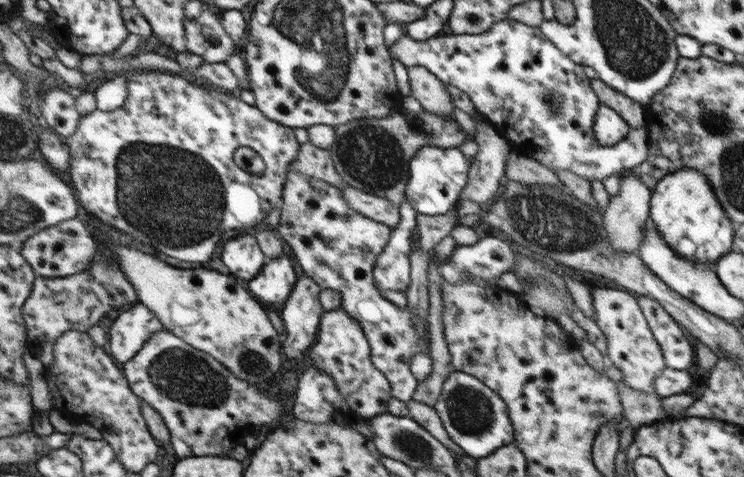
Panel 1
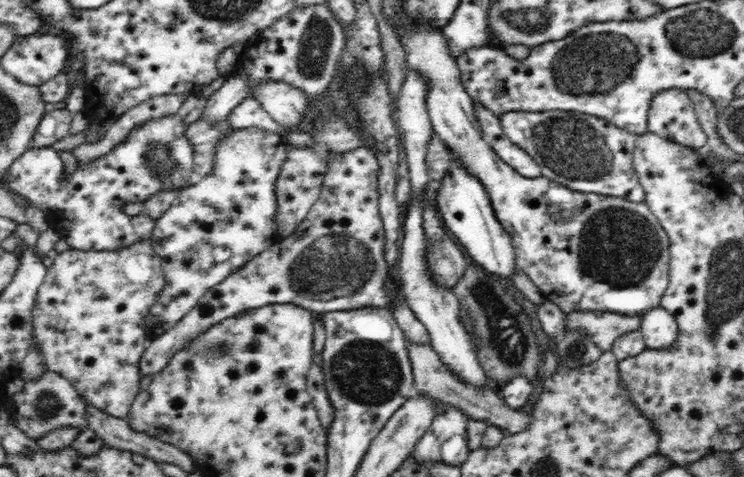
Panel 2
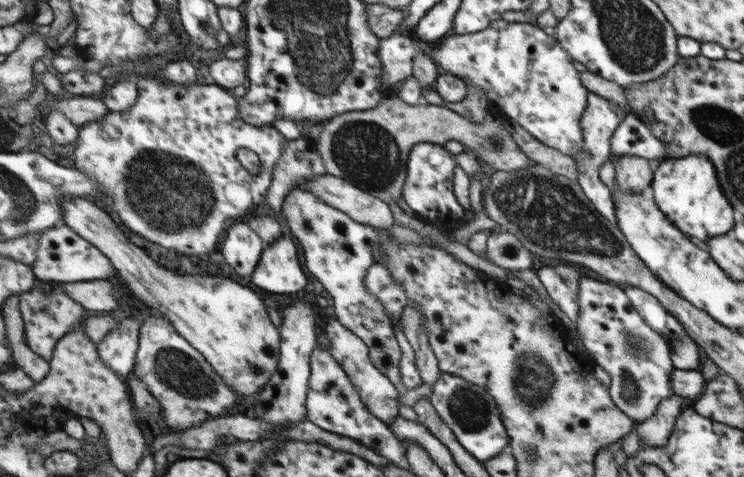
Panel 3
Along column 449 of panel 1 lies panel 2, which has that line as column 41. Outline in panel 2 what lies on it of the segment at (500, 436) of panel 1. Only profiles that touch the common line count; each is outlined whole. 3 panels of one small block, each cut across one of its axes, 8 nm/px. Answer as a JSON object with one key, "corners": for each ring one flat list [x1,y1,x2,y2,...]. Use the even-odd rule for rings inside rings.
{"corners":[[48,372,40,379,25,382,24,390,6,399,10,405,11,418,14,425,20,427,28,437,37,440,48,431,58,427,78,427,81,433,84,428,89,428,86,422,86,405,83,398,77,393,74,386,58,373]]}

